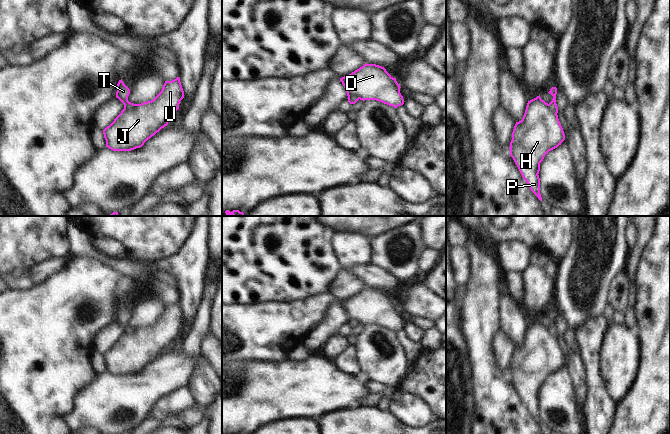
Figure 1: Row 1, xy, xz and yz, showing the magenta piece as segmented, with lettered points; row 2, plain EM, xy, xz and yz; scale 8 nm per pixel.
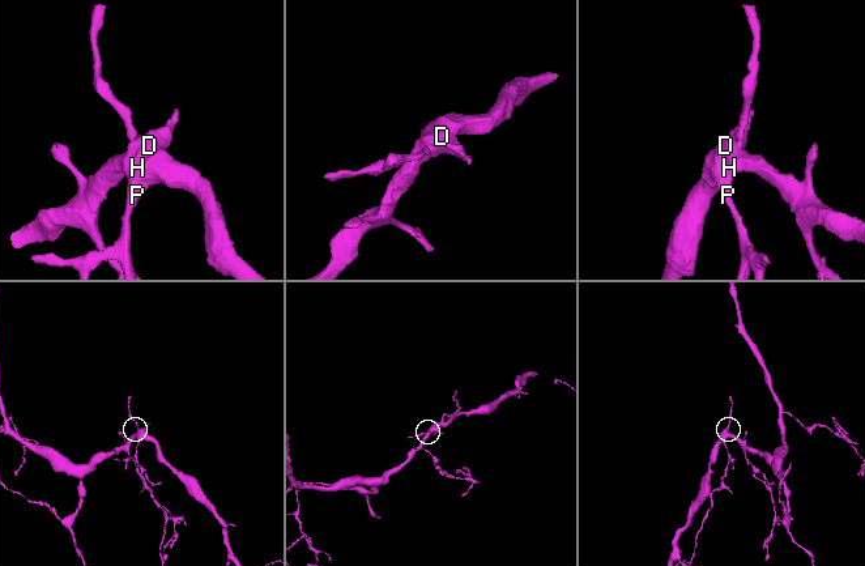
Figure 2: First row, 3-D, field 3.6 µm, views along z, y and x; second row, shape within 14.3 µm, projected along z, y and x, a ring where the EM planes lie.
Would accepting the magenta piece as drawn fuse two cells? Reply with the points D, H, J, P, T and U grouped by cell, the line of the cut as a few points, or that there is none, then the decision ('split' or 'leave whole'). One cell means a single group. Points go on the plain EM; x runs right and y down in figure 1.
D H J P U / T | xy (134, 328), (130, 333), (124, 332) | split

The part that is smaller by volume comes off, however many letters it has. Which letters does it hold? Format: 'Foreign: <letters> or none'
Foreign: T

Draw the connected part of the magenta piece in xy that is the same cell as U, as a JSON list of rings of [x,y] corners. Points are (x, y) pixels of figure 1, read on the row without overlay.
[[[180,301],[165,305],[161,316],[151,325],[134,328],[131,334],[123,333],[114,345],[103,354],[106,371],[113,375],[131,375],[140,372],[144,367],[168,349],[168,344],[179,333],[184,315]]]

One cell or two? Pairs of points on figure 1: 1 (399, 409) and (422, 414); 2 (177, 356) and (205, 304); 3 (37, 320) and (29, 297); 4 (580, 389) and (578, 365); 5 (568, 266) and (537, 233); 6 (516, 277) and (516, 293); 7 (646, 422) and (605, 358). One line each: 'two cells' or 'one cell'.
1: one cell
2: two cells
3: one cell
4: one cell
5: two cells
6: one cell
7: two cells

